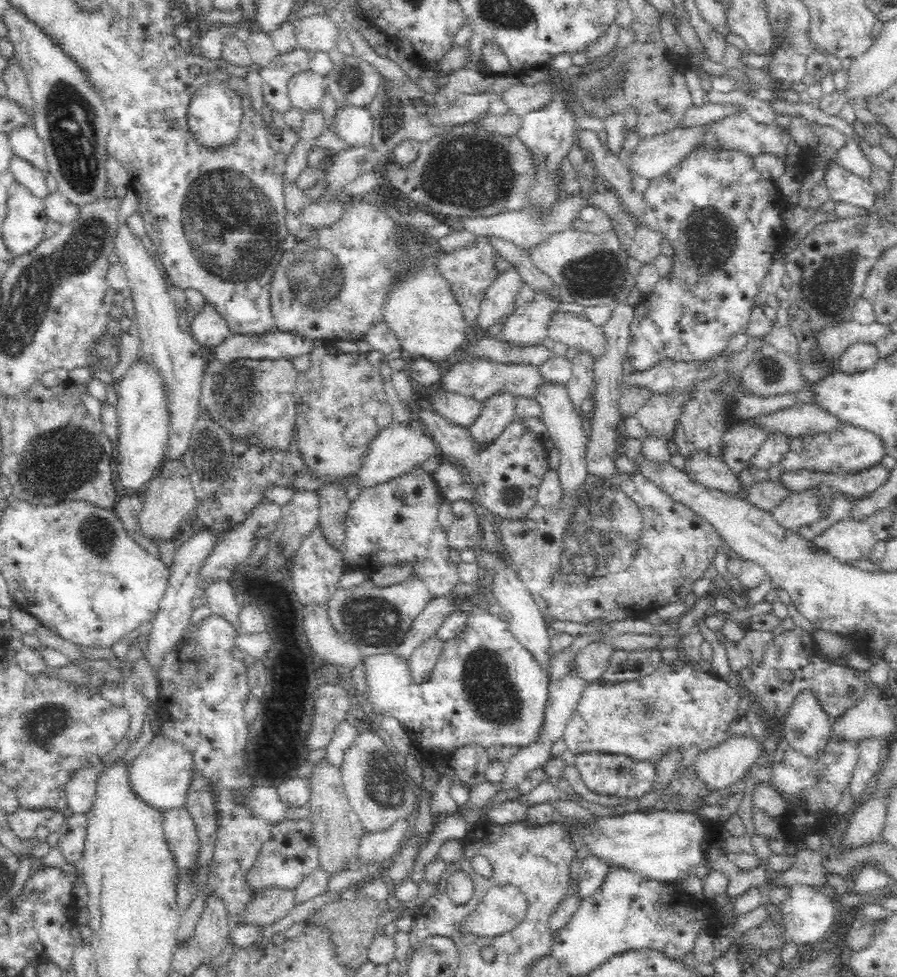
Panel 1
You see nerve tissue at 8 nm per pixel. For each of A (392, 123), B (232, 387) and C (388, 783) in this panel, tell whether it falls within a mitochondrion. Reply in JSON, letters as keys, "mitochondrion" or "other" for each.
{"A":"mitochondrion","B":"mitochondrion","C":"mitochondrion"}

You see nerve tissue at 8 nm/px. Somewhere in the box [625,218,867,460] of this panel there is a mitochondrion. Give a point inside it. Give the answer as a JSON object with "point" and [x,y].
{"point":[829,291]}

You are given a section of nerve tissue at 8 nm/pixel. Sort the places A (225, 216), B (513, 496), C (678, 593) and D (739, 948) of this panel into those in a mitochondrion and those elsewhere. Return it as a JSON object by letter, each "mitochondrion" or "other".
{"A":"mitochondrion","B":"mitochondrion","C":"other","D":"other"}

